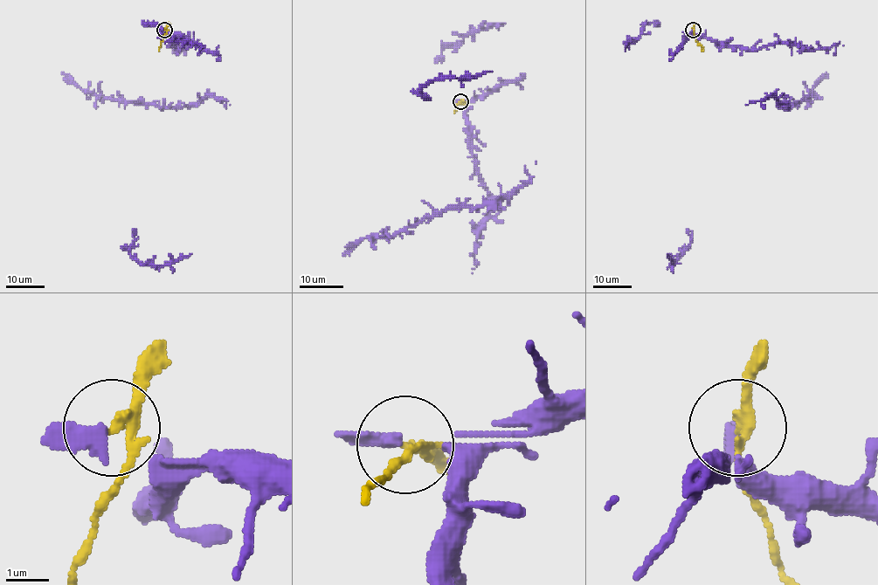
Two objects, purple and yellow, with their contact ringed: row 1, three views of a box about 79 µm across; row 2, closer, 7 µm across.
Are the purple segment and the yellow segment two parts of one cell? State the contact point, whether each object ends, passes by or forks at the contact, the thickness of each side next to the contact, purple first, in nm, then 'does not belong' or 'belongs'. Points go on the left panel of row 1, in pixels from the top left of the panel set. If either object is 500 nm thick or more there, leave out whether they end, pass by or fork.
at (164, 30); purple ends there; yellow passes by; 400 nm thick on the purple side, 240 nm on the other; does not belong

